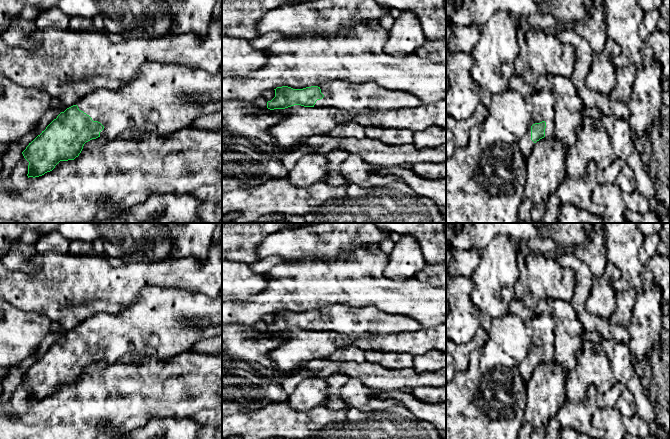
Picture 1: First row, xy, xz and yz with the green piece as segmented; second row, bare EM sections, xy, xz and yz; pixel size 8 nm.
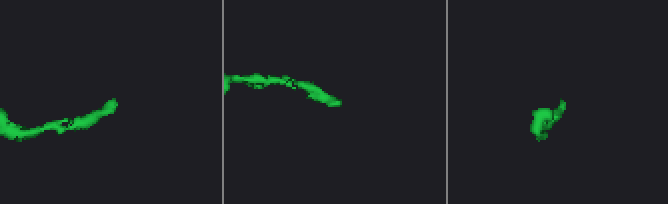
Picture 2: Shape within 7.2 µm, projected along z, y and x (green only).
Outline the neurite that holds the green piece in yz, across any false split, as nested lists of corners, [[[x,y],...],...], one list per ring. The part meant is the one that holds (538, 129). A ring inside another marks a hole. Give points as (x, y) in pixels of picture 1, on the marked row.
[[[551,89],[533,90],[526,102],[531,109],[531,121],[528,131],[520,139],[520,150],[527,159],[537,141],[544,137],[554,136],[555,105]]]

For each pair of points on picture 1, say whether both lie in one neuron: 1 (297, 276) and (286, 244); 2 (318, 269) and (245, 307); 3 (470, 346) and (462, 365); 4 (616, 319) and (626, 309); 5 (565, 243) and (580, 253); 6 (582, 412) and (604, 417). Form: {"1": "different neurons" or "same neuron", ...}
{"1": "different neurons", "2": "same neuron", "3": "same neuron", "4": "same neuron", "5": "different neurons", "6": "different neurons"}

